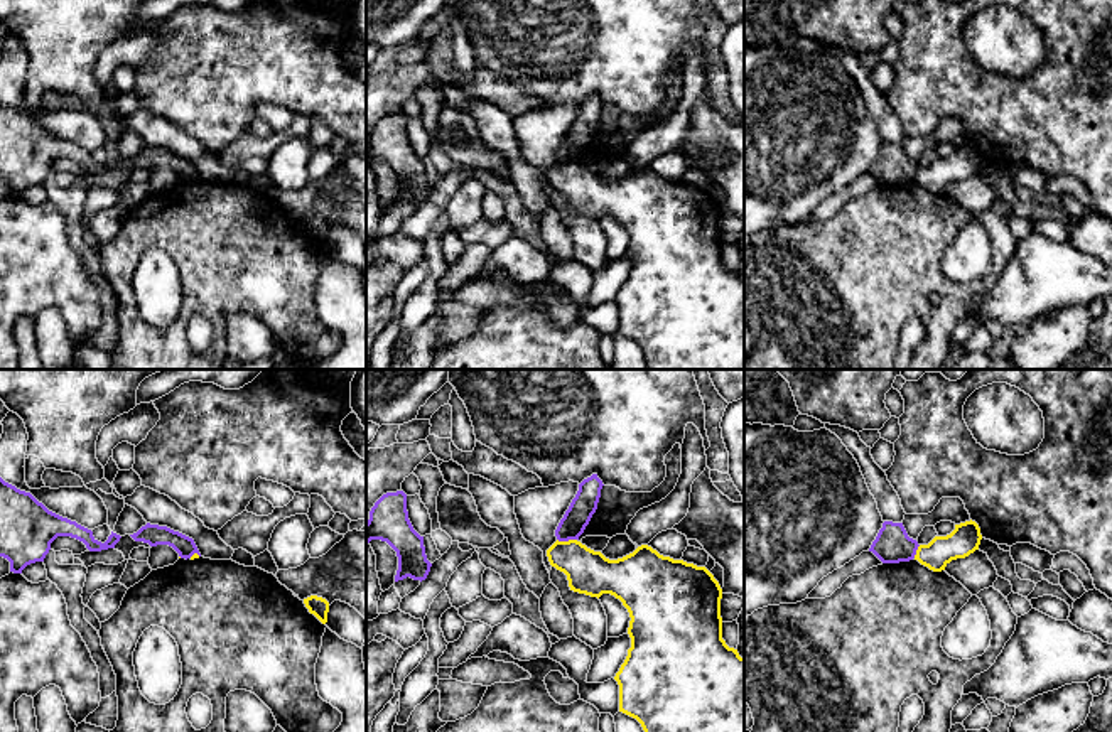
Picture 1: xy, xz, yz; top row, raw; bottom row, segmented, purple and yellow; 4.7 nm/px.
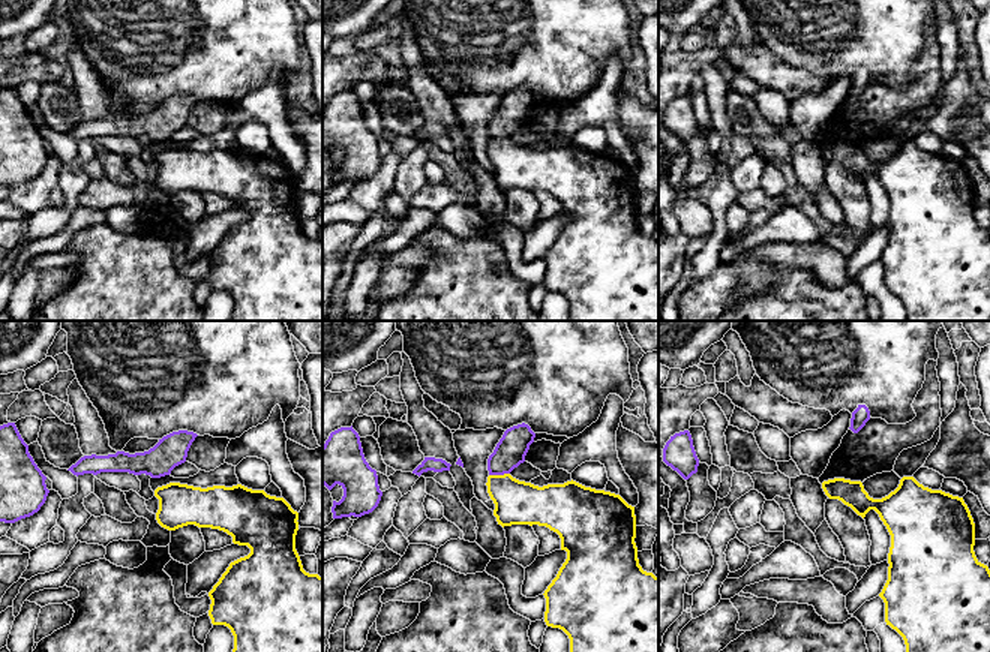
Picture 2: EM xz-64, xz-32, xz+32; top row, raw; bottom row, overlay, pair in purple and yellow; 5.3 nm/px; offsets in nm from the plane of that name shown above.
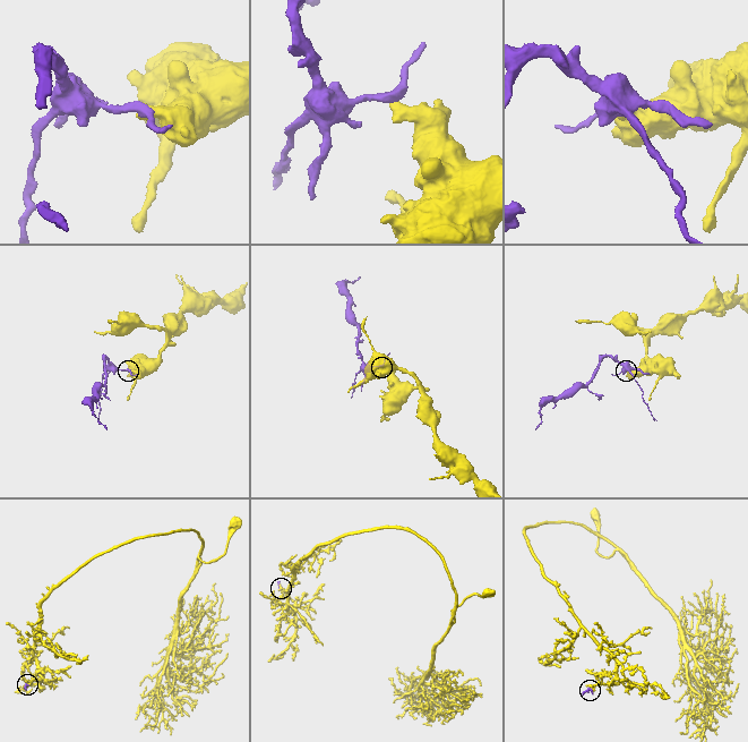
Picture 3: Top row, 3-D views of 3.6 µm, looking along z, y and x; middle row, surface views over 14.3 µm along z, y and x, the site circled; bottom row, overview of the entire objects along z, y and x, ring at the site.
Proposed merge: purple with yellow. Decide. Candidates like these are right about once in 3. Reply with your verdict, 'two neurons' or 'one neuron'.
two neurons

